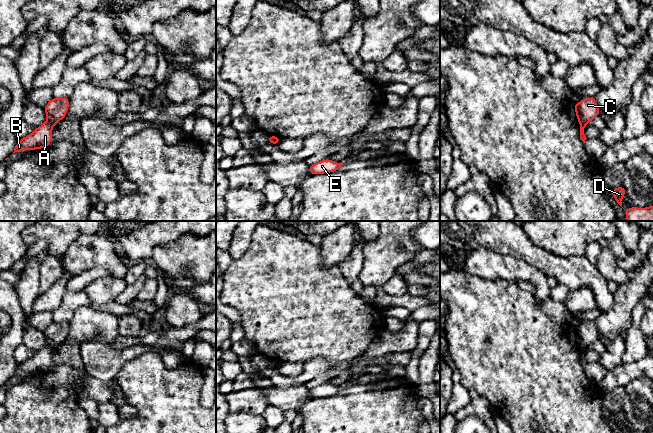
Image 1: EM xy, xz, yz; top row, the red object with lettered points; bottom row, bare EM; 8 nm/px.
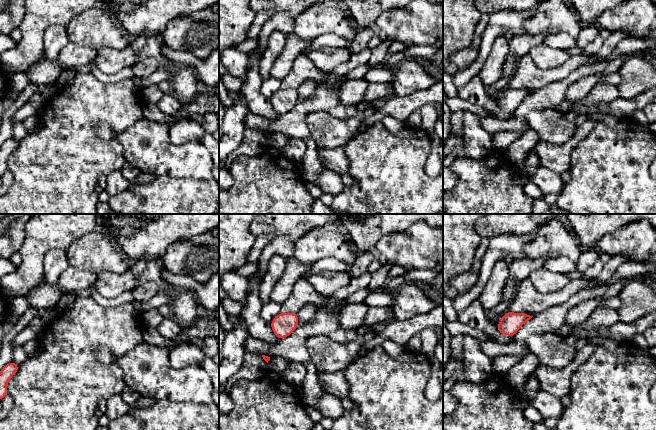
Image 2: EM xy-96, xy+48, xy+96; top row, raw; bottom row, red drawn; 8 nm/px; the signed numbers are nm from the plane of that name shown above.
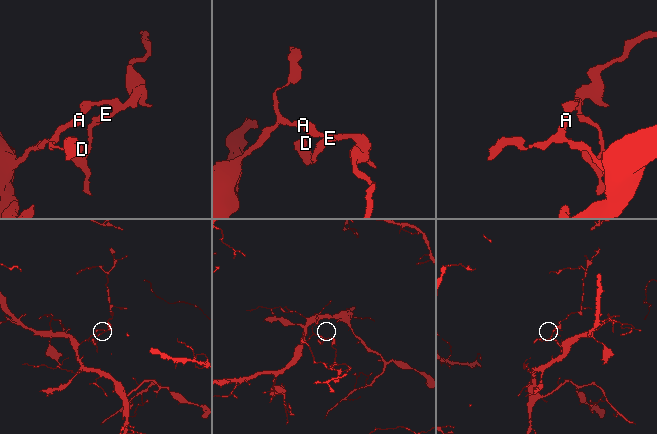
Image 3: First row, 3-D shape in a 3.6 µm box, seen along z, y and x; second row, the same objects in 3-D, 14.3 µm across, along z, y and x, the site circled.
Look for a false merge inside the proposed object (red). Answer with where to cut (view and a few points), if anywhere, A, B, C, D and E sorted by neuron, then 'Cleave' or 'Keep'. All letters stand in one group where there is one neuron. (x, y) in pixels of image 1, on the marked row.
Split along yz (580, 123), (586, 124). Groups: A B / C D E. Cleave

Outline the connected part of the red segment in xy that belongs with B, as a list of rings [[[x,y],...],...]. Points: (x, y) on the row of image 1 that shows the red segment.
[[[49,121],[35,128],[33,133],[18,140],[13,153],[48,147],[53,140],[52,128],[53,125]]]

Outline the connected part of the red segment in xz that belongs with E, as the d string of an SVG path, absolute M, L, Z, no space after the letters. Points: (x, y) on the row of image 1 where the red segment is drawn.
M327 158L315 163L314 165L310 165L309 173L311 175L315 175L315 174L325 174L335 172L341 168L342 164L343 162L337 163Z

